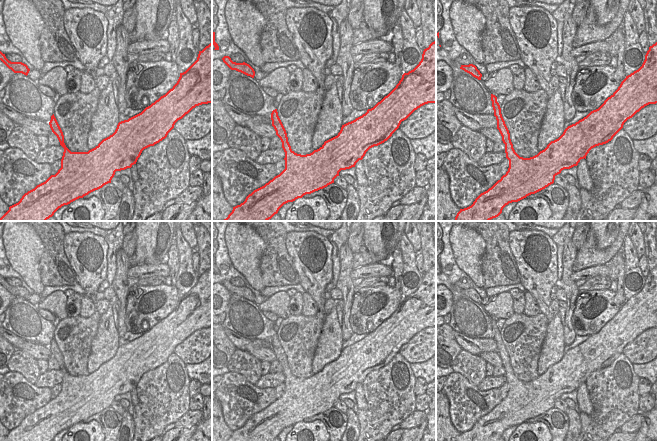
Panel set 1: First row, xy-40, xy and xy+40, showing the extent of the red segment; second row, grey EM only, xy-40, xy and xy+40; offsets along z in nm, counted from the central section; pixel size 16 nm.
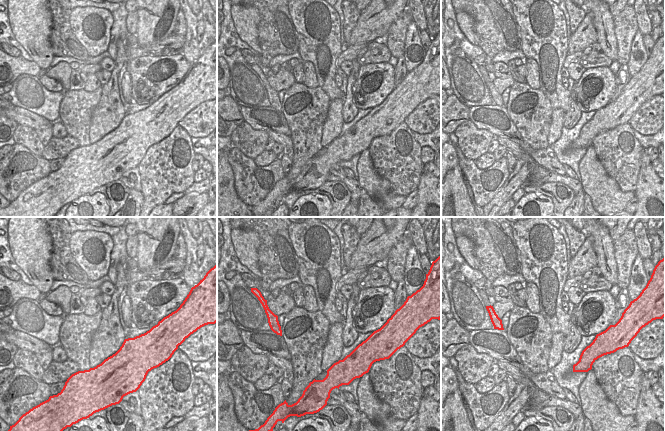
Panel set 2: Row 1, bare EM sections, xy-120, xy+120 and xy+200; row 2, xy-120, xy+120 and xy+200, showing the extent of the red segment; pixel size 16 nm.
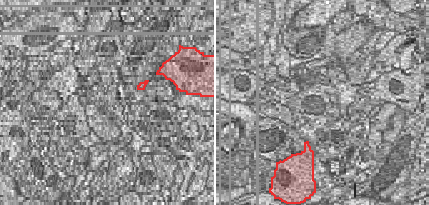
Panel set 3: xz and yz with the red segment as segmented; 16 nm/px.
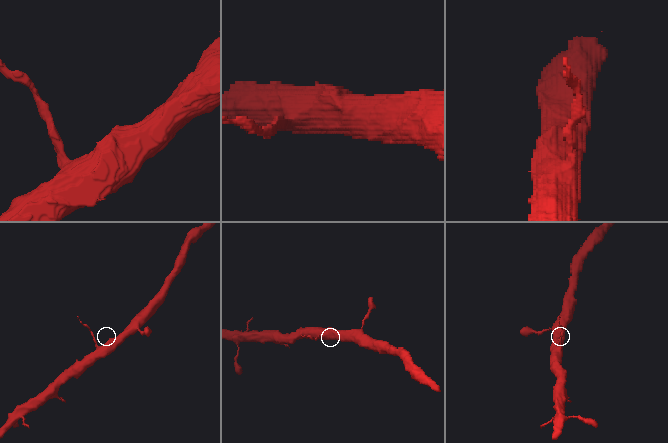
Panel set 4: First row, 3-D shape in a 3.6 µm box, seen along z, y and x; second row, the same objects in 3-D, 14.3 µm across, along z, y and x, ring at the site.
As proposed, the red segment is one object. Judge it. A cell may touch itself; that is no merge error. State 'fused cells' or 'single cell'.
fused cells

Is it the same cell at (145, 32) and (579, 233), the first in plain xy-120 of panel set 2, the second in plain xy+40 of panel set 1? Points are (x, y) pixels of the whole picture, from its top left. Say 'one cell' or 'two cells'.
two cells

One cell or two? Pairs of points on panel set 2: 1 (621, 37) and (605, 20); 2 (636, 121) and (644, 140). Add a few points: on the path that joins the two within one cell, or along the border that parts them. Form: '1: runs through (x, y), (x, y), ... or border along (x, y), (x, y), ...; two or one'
1: border along (613, 17), (613, 32), (617, 52); two
2: border along (633, 129), (642, 134), (654, 134); two

